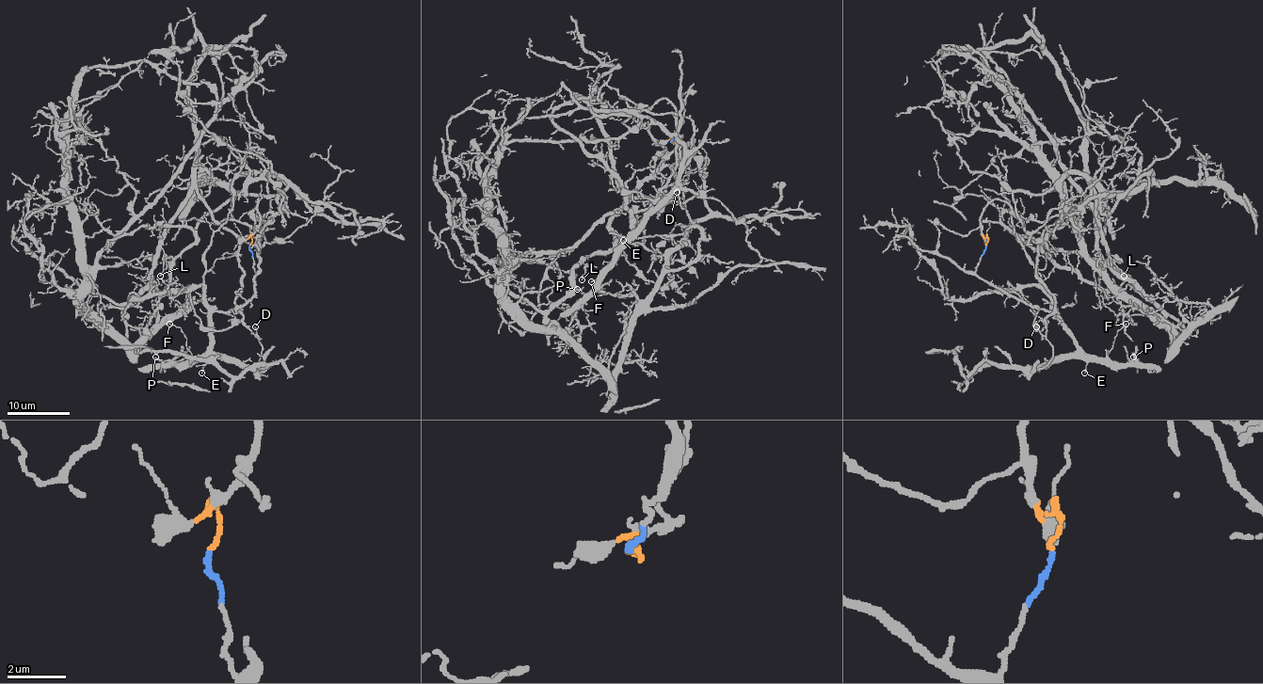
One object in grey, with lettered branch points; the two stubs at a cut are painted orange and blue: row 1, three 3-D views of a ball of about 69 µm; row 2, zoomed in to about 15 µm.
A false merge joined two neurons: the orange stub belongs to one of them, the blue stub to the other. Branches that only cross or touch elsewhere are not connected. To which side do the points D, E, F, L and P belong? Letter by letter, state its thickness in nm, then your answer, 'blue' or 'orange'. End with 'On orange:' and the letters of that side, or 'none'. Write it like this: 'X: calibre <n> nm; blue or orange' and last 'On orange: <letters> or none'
D: calibre 90 nm; orange
E: calibre 110 nm; blue
F: calibre 120 nm; blue
L: calibre 110 nm; orange
P: calibre 100 nm; blue
On orange: D, L

